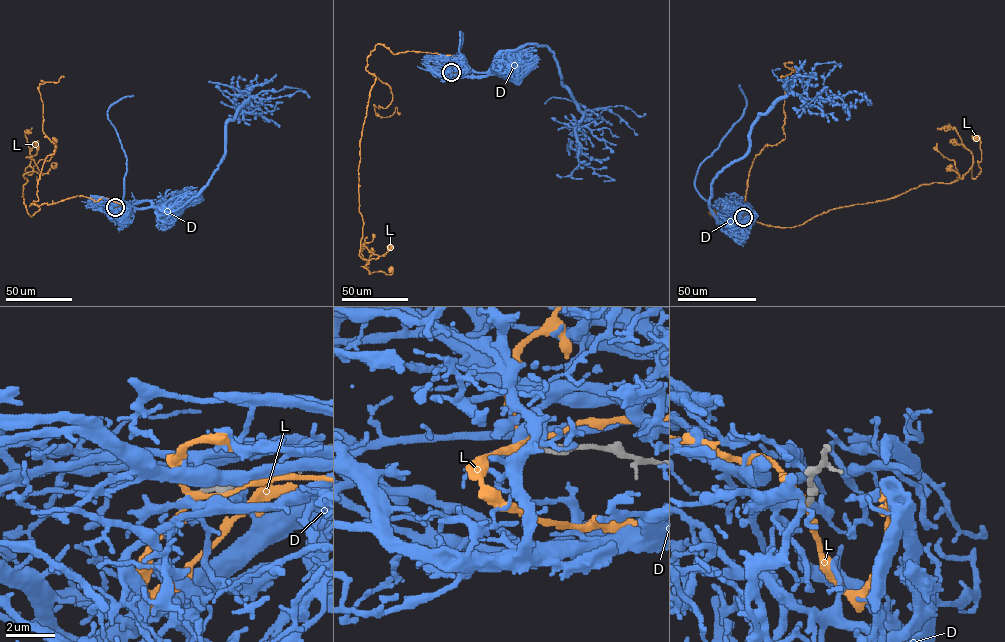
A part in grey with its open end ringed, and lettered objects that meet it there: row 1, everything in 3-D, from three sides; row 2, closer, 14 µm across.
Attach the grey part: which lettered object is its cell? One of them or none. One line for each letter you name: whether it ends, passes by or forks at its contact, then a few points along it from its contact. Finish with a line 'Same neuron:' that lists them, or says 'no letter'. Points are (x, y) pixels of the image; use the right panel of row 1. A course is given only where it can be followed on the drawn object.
D: it passes by; it runs (742, 217), (716, 222), (711, 183), (747, 151), (760, 115), (791, 93), (828, 100), (855, 91), (871, 104)
Same neuron: D

